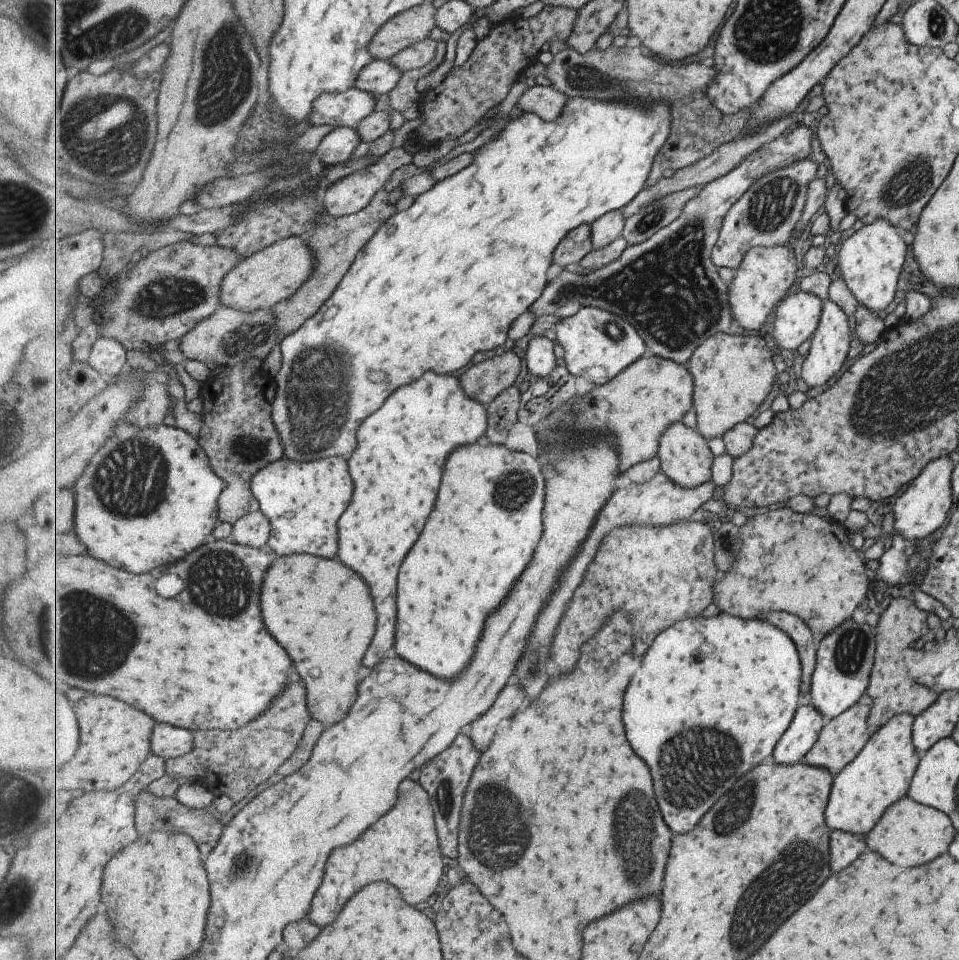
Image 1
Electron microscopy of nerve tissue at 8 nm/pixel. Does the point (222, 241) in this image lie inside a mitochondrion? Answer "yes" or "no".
no

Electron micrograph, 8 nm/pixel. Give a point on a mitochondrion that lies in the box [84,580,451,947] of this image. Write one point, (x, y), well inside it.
(240, 865)

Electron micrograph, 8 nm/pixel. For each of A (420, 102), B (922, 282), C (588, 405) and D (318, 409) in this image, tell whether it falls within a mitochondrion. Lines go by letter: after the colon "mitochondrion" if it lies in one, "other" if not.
A: other
B: other
C: mitochondrion
D: mitochondrion

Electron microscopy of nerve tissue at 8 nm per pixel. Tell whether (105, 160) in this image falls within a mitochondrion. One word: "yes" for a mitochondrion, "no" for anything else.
yes

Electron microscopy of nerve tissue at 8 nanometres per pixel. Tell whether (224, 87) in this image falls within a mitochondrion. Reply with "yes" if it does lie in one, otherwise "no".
yes

